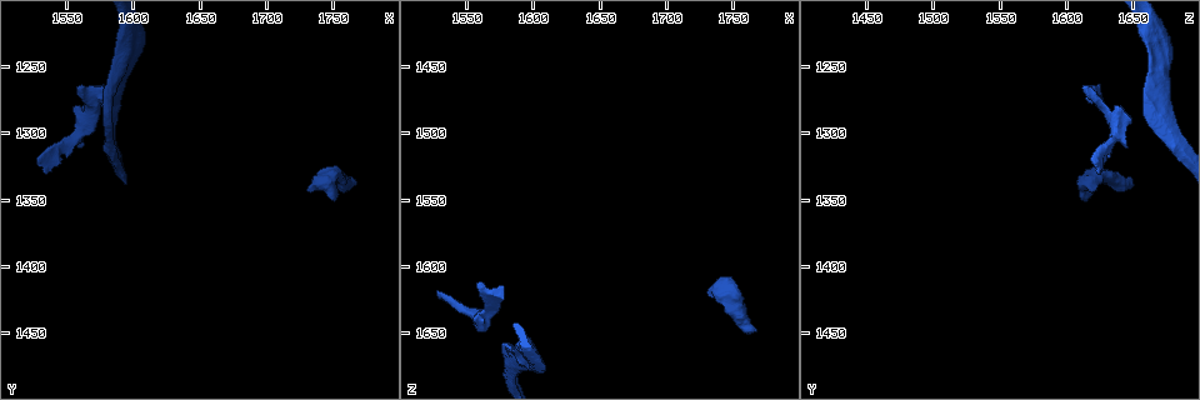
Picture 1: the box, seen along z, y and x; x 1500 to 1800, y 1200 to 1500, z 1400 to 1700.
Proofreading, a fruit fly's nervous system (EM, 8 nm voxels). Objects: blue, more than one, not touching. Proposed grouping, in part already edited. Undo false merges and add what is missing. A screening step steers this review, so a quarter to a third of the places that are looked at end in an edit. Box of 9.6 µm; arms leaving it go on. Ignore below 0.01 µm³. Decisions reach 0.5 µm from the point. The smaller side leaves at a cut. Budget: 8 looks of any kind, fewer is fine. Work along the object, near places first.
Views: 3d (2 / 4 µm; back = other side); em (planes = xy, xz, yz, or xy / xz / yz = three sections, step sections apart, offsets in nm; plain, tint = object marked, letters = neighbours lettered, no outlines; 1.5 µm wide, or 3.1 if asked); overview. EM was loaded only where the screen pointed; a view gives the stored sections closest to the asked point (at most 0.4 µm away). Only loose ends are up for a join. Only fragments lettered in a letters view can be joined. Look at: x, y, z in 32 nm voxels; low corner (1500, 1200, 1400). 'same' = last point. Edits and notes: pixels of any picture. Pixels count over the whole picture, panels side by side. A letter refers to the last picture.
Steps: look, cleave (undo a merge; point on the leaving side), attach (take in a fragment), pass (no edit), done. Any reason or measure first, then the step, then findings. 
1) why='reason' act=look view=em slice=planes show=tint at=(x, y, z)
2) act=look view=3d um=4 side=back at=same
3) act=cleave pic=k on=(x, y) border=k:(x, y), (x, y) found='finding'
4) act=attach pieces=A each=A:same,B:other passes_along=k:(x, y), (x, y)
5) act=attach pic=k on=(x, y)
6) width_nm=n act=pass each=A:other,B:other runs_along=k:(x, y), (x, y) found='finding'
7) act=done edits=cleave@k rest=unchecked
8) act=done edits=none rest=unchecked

why='branch stops here' act=look view=em slice=planes show=letters at=(1590, 1278, 1678)

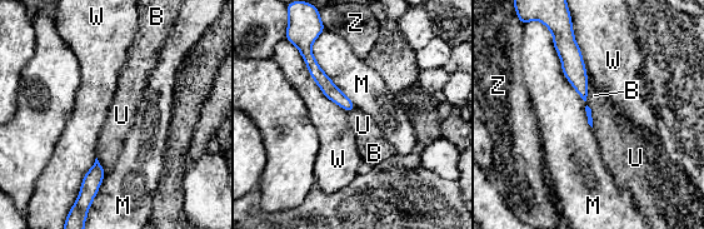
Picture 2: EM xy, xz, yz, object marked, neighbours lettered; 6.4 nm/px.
act=pass each=B:other,M:other,U:other,W:other,Z:other border=2:(324, 29), (311, 54), (357, 108) found='none of them fits'

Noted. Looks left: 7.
why='free end' act=look view=3d um=2 at=(1578, 1264, 1622)

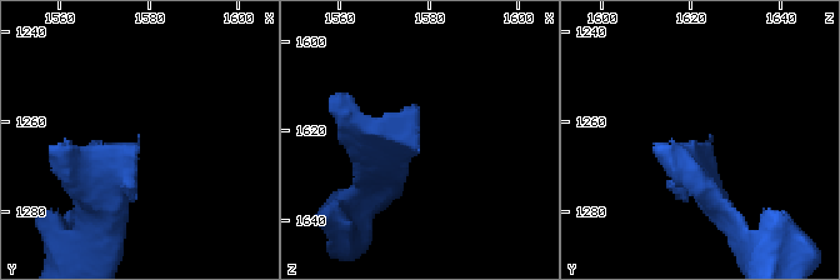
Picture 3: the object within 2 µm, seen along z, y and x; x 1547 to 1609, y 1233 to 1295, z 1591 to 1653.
act=look view=em um=3.1 slice=xy step=16 show=tint at=(1577, 1264, 1625)

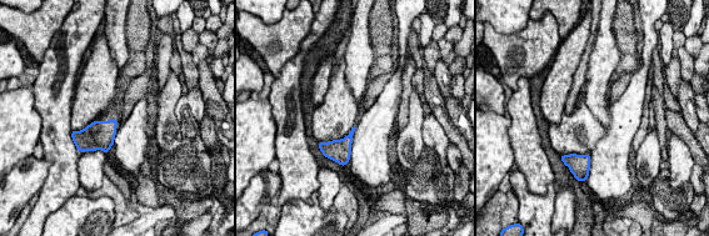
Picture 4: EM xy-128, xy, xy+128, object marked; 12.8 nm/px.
why='cut it another way' act=look view=em um=3.1 slice=yz step=8 show=letters at=same

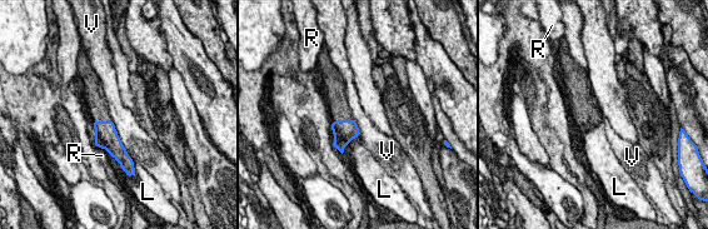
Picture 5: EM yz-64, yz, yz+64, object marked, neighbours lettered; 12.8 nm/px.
longest_contact=V:460nm act=pass each=L:other,R:other,V:other border=5:(111, 119), (116, 134), (126, 150) found='no lettered fragment goes on from it'

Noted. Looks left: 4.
why='an open end' act=look view=em slice=xz step=8 show=letters at=(1534, 1330, 1624)

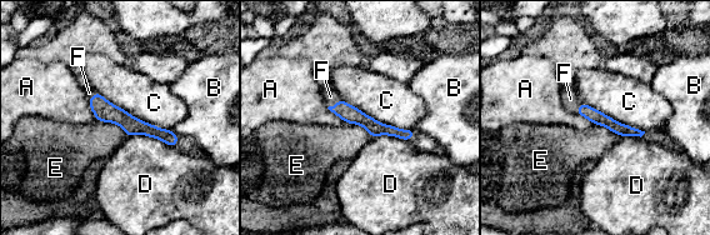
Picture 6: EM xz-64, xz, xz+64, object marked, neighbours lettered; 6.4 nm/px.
act=attach pieces=F each=A:other,B:other,C:other,D:other,E:other,F:same found='it goes on there'

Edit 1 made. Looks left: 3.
act=done edits=attach@6 rest=unchecked

